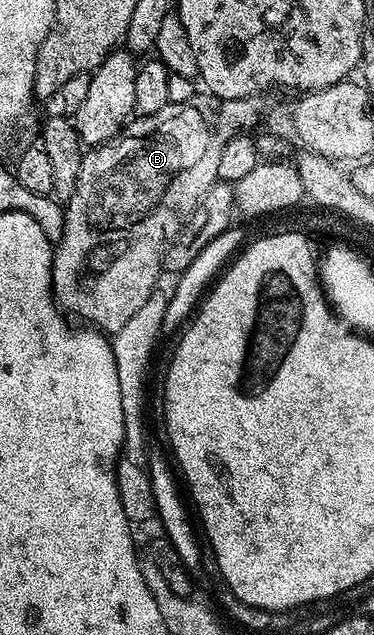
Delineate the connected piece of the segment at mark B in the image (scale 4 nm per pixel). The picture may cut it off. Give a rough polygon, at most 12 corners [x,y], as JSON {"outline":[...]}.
{"outline":[[198,93],[84,151],[52,298],[114,337],[263,94]]}

